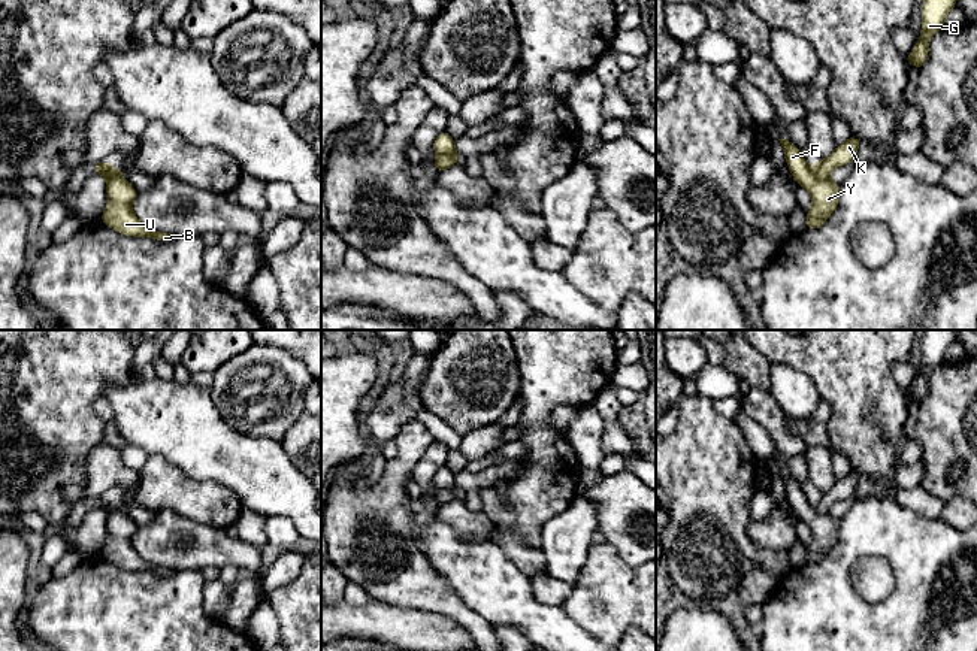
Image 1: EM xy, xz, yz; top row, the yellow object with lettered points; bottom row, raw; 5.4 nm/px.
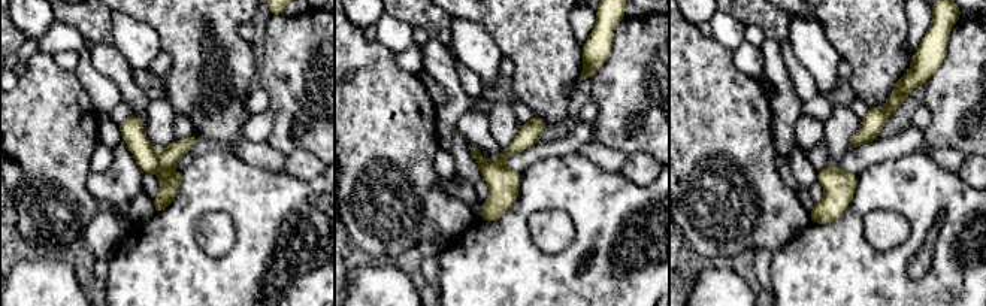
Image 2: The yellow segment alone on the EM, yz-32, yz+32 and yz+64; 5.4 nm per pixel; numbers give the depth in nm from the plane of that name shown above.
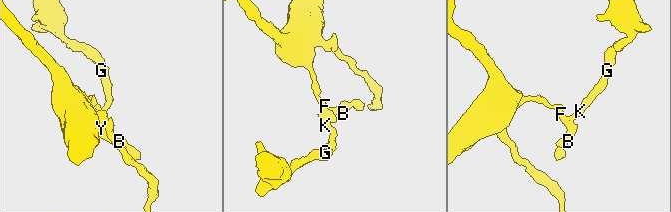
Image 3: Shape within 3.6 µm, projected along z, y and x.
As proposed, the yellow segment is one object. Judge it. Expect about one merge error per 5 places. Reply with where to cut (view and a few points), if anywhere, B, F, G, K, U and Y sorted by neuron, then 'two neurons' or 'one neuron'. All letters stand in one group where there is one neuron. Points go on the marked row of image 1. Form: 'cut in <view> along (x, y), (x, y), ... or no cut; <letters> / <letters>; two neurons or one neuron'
cut in yz along (813, 167), (819, 178), (828, 179); B F U Y / G K; two neurons

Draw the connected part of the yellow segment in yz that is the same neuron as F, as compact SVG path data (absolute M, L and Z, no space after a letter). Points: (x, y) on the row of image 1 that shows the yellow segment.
M778 139L786 157L793 179L798 185L808 190L813 205L807 212L807 230L816 230L822 227L829 215L837 209L840 185L829 179L819 179L814 173L814 167L810 167L804 155L798 148L786 140Z

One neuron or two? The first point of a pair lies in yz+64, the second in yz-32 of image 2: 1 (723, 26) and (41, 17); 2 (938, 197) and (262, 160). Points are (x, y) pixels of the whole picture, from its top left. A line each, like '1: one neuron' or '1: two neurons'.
1: two neurons
2: two neurons

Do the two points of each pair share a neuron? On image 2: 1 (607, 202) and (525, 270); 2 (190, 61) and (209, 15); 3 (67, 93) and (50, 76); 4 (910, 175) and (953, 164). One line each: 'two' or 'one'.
1: one
2: one
3: one
4: two

